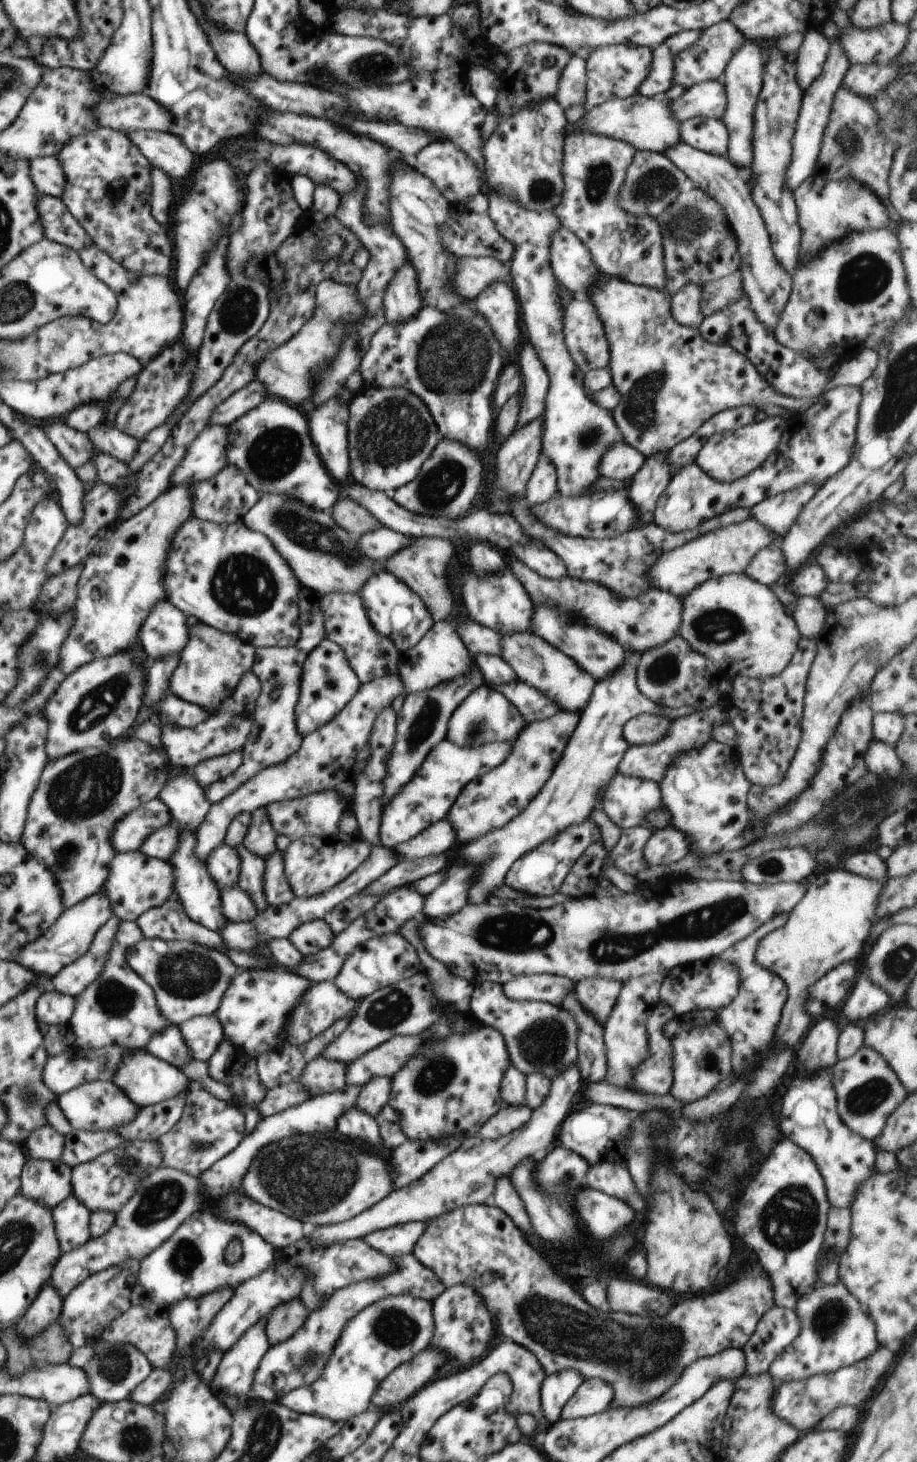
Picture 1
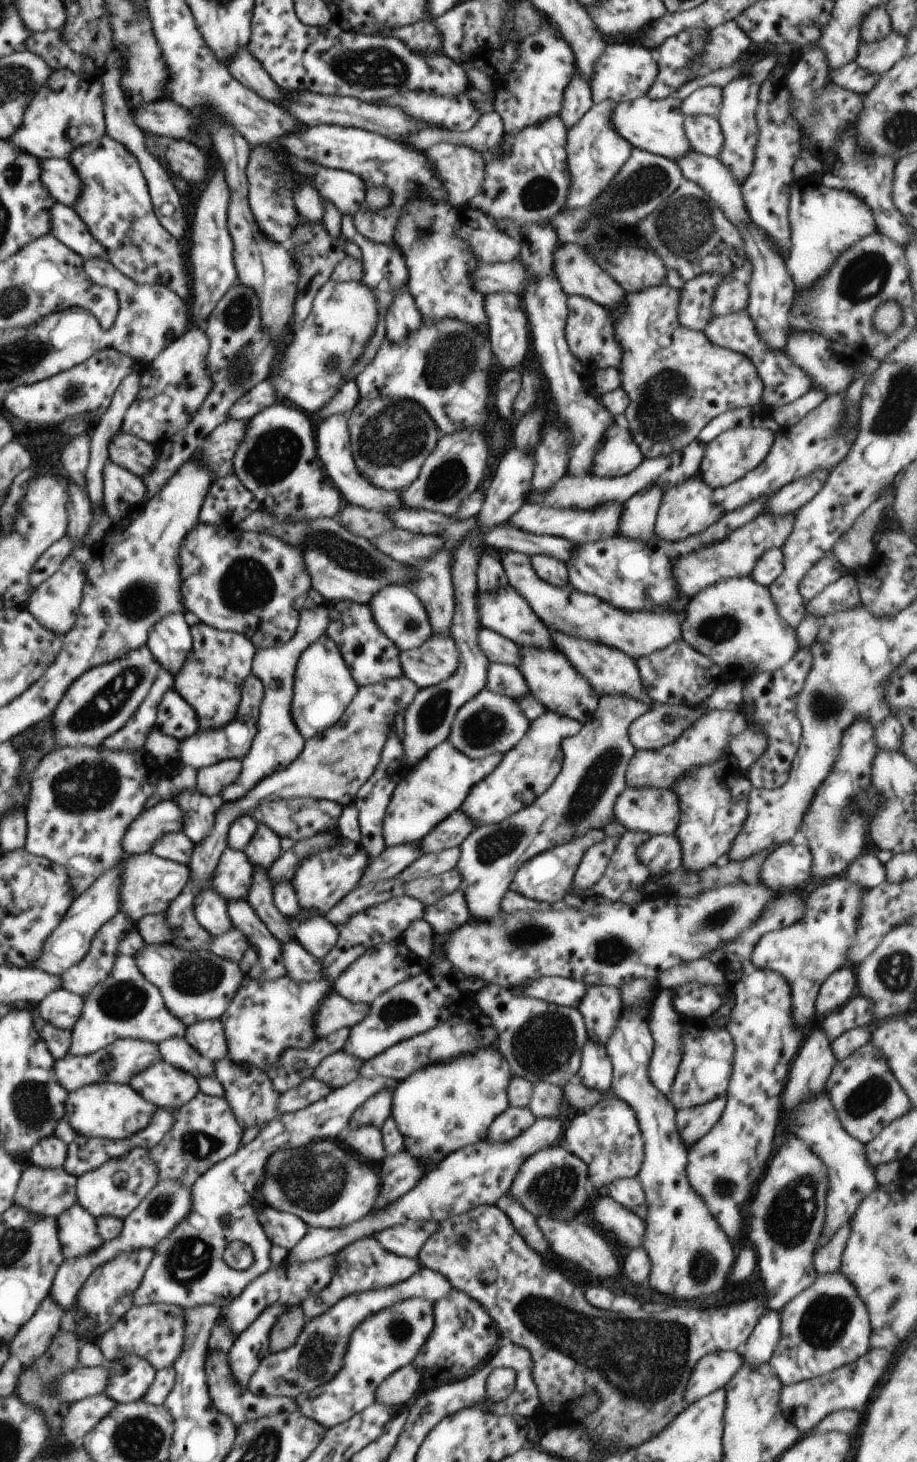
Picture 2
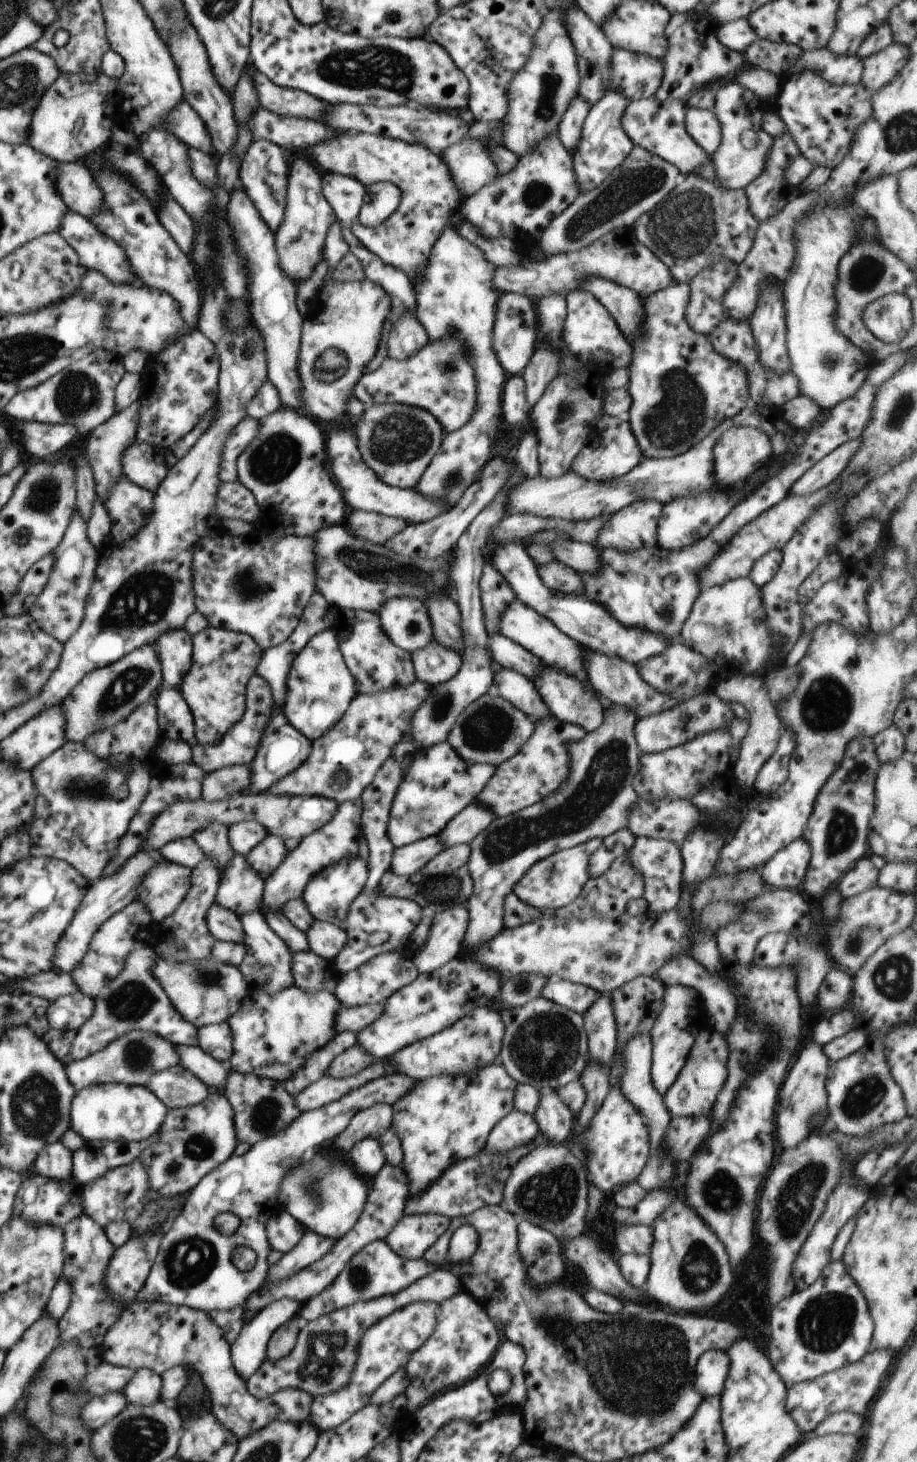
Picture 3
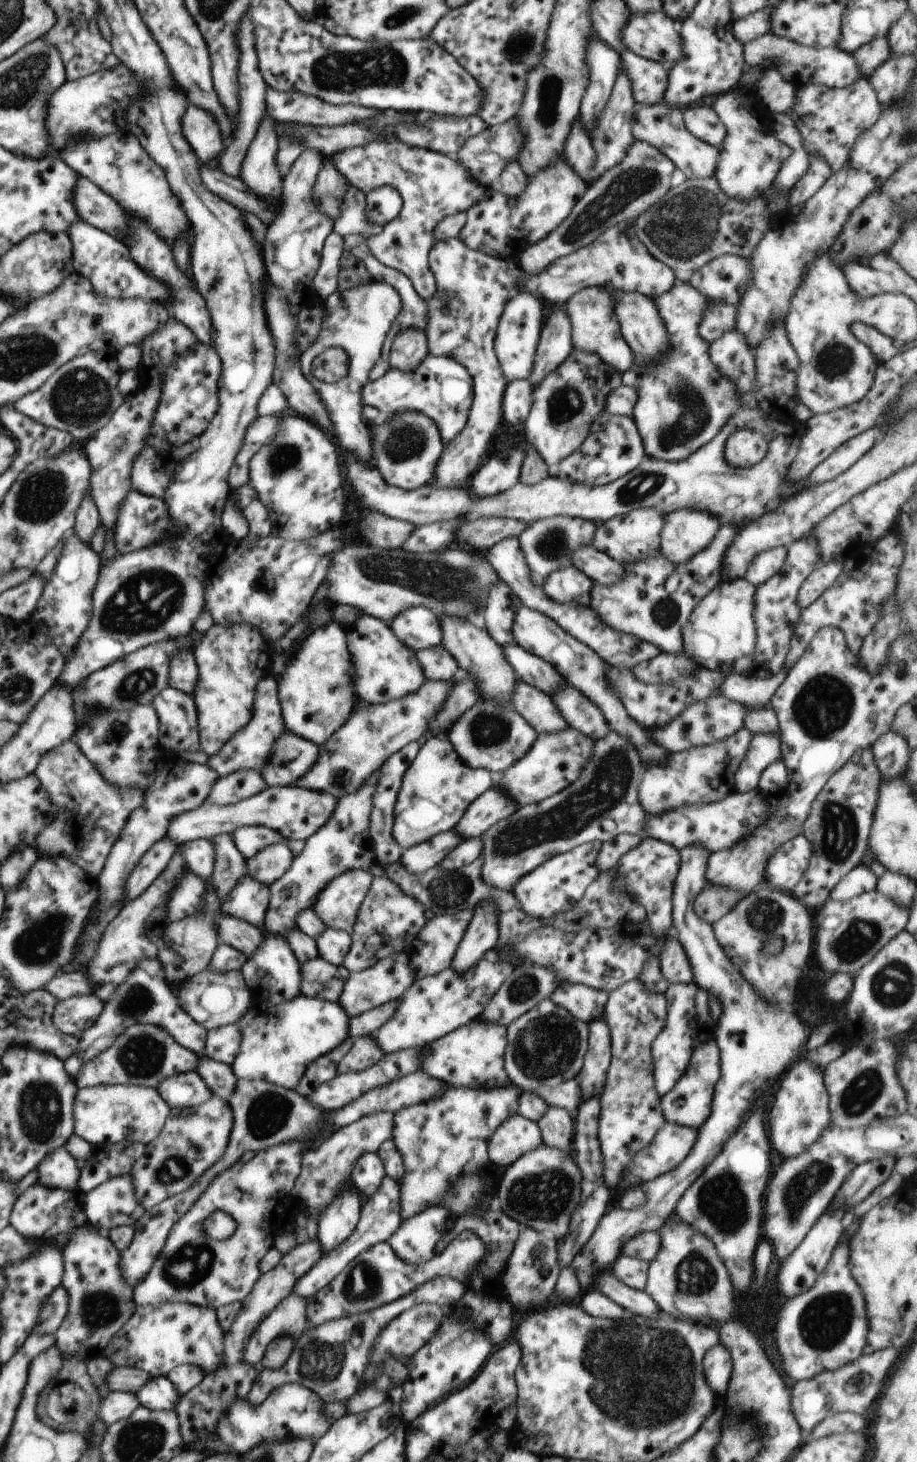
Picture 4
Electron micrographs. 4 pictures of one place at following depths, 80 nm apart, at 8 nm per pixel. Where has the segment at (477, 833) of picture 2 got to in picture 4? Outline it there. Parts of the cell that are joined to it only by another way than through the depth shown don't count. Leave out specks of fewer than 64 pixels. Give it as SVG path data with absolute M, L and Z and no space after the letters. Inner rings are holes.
M616 731L594 744L594 758L582 776L562 794L520 807L509 817L493 824L481 834L485 862L481 879L491 887L511 891L531 870L553 856L568 852L586 842L601 842L630 833L648 839L647 814L639 801L638 786L646 774L634 745ZM491 899L475 908L472 920L452 960L451 967L458 974L467 972L480 958L490 957L499 937L497 920L497 908Z

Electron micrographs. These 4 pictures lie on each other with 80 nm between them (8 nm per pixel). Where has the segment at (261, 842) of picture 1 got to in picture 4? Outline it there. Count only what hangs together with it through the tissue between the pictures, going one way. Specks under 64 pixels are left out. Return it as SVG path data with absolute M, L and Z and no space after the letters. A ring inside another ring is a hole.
M274 843L261 850L255 857L245 859L247 874L269 887L290 868L293 852L286 843Z

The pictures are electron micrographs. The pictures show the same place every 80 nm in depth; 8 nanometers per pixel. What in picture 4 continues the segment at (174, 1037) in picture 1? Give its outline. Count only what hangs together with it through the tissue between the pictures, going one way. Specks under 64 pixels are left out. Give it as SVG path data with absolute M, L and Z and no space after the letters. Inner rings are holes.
M200 1055L196 1072L204 1079L214 1096L229 1104L230 1097L236 1090L238 1080L230 1065Z

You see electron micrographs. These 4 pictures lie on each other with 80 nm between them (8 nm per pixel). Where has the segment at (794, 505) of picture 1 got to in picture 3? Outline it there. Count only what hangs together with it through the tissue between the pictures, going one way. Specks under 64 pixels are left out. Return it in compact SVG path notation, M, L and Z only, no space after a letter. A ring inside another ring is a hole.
M860 435L854 440L841 444L836 450L828 453L820 462L817 462L808 472L804 473L798 482L793 484L791 492L797 495L806 495L811 492L816 492L824 485L836 481L837 477L842 474L842 471L848 466L848 463L855 457L857 451L860 450L863 436Z

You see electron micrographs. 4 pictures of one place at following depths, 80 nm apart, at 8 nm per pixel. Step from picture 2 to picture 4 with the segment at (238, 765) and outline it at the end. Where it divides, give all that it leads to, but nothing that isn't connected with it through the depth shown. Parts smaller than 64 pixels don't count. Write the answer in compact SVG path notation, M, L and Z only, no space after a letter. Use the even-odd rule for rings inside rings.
M243 770L220 777L214 783L208 801L222 806L231 805L256 796L268 787L260 772Z

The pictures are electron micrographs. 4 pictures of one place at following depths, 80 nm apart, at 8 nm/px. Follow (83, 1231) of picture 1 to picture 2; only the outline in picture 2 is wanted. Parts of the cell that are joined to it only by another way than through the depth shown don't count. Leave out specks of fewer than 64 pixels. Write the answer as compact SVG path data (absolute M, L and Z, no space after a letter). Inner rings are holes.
M79 1204L61 1213L56 1220L60 1249L66 1261L87 1257L105 1243L97 1229L97 1220Z

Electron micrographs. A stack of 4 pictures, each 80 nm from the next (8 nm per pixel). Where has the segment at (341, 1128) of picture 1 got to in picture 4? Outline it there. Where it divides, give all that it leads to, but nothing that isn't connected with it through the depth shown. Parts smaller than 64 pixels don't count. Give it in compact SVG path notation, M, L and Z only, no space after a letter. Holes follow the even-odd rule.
M364 1154L362 1158L358 1158L353 1168L351 1184L361 1194L362 1202L376 1194L386 1176L384 1172L383 1162L380 1162L376 1154Z

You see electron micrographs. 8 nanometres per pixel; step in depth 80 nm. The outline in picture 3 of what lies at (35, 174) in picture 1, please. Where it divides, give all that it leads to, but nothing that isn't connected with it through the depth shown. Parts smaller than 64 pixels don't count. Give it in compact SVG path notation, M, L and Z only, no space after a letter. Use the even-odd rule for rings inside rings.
M60 164L55 179L58 192L70 210L92 219L104 206L102 189L80 164Z

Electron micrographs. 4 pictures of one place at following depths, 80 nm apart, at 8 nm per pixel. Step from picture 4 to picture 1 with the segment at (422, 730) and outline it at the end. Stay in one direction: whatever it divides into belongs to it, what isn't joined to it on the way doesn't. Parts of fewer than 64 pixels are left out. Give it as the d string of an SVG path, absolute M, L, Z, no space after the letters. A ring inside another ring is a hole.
M398 674L375 678L373 681L360 685L355 697L336 715L330 724L321 726L310 736L303 737L301 747L286 762L261 770L244 783L235 793L229 794L220 802L214 803L204 822L195 834L194 854L206 865L211 851L224 844L229 824L240 813L252 814L267 804L297 799L322 791L336 790L342 796L354 790L354 780L362 774L370 758L370 732L376 716L391 706L400 694L408 694ZM350 782L352 788L344 788Z

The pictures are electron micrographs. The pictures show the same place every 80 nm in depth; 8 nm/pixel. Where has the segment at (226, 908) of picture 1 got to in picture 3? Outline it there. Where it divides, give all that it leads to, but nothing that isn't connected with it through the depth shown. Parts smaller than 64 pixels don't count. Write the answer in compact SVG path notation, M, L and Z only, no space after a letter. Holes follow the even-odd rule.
M260 912L246 913L240 917L245 932L244 945L247 955L240 964L240 972L244 975L250 991L262 991L273 995L281 990L294 986L291 960L293 953L288 945L270 928Z

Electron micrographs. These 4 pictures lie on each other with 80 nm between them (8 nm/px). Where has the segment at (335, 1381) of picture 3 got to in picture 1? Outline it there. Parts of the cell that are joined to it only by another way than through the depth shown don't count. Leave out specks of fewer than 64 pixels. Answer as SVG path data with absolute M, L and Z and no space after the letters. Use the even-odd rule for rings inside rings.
M414 1254L394 1257L397 1270L379 1279L358 1281L347 1287L335 1290L321 1307L309 1313L305 1323L286 1342L270 1346L260 1361L251 1386L250 1393L256 1398L270 1403L278 1402L285 1394L294 1389L311 1385L328 1364L331 1352L348 1324L367 1306L389 1296L411 1294L416 1298L434 1300L442 1290L446 1290L436 1274L432 1274L426 1266L420 1264Z

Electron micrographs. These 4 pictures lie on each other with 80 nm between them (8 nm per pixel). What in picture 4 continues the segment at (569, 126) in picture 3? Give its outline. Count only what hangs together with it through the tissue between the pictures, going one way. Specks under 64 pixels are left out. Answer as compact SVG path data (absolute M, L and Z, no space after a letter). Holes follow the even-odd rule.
M580 116L574 122L574 126L568 135L565 150L568 150L568 154L565 152L567 163L574 168L574 172L587 184L587 188L592 186L597 181L592 176L597 154L587 132L583 129Z

